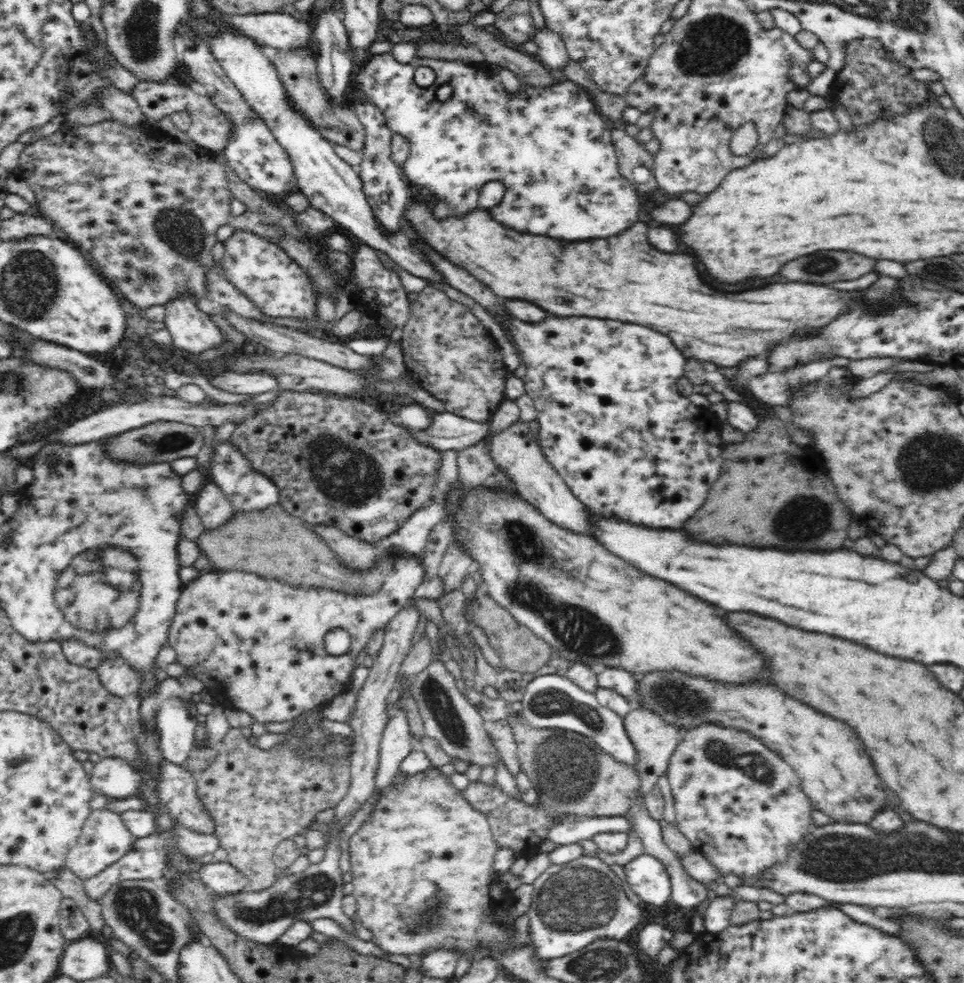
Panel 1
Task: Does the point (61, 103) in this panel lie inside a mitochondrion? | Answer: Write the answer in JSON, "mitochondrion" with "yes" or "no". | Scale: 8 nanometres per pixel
{"mitochondrion":"no"}

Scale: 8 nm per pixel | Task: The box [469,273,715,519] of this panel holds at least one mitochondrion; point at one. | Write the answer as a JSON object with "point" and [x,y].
{"point":[616,474]}

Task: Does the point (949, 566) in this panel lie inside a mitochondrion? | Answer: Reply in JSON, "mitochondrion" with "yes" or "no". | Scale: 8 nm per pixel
{"mitochondrion":"no"}

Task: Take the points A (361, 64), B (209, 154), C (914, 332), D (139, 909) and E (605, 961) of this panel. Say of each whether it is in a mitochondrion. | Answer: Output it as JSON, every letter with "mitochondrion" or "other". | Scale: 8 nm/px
{"A":"other","B":"other","C":"other","D":"mitochondrion","E":"mitochondrion"}

